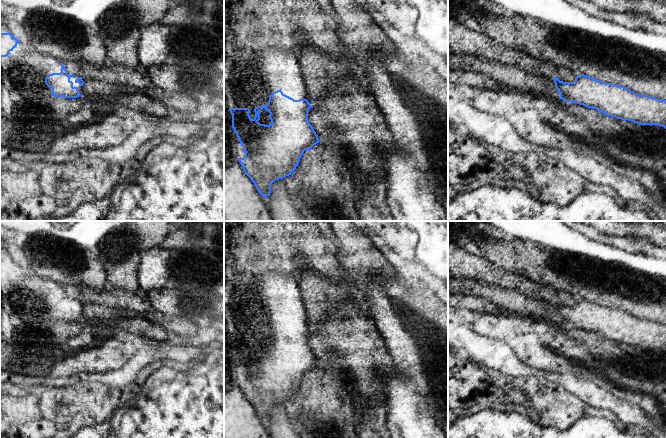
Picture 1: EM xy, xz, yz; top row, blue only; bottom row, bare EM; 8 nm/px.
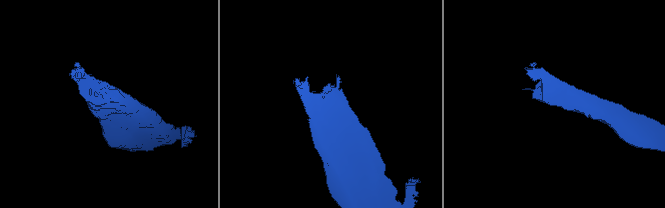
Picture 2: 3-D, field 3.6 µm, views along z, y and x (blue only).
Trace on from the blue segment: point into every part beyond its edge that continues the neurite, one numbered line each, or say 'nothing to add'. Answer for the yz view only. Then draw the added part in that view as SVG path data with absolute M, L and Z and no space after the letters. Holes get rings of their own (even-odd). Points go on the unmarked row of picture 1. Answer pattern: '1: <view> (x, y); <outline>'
nothing to add

